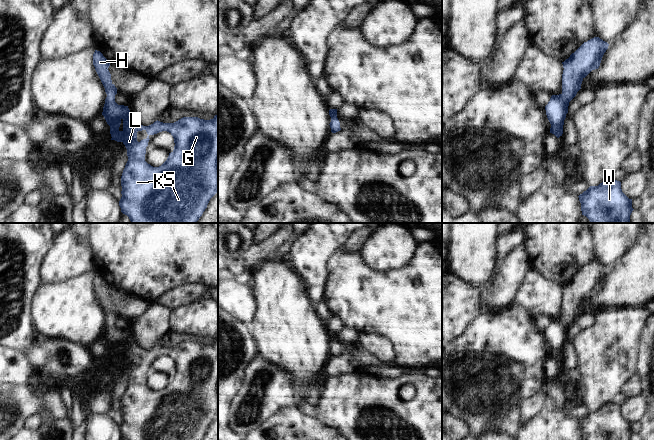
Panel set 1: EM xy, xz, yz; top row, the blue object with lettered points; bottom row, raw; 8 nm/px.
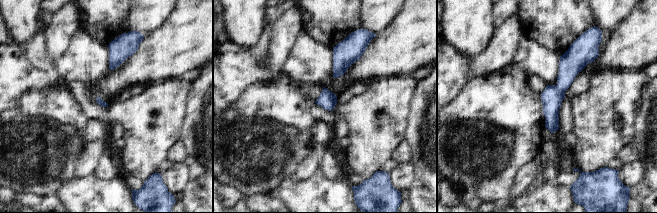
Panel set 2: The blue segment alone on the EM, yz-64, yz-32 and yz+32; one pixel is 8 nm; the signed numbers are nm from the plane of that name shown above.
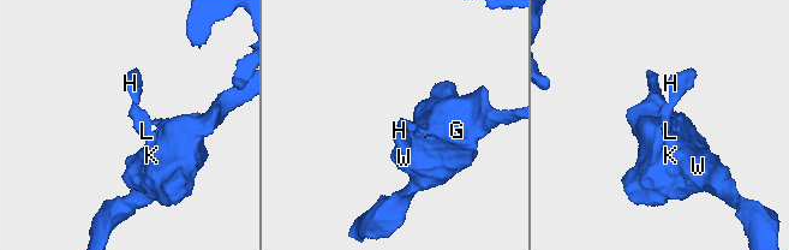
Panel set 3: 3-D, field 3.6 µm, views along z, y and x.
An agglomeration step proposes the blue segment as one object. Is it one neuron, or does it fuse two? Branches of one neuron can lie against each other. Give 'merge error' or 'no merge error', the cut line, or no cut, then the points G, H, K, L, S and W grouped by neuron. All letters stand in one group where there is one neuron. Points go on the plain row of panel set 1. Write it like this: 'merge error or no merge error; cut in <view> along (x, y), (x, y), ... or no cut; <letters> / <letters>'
no merge error; no cut; G H K L S W

